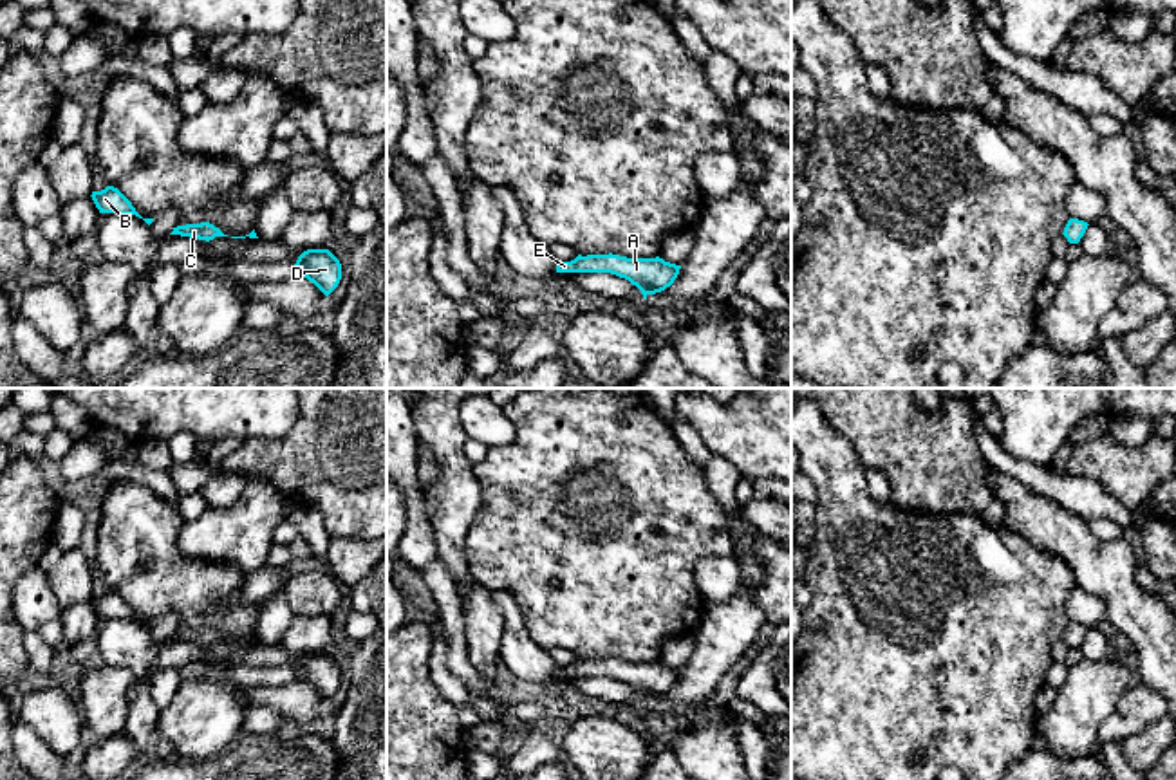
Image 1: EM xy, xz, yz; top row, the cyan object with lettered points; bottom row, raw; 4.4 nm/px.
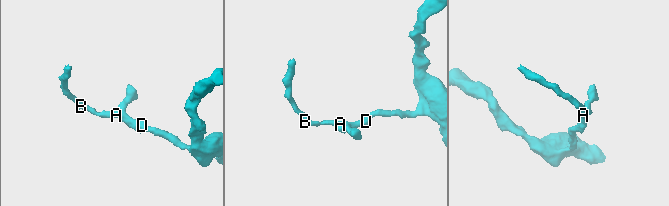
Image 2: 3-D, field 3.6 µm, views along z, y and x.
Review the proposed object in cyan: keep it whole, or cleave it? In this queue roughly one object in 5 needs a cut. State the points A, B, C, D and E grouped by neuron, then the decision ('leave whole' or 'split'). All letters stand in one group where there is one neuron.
groups A B C D E; leave whole

